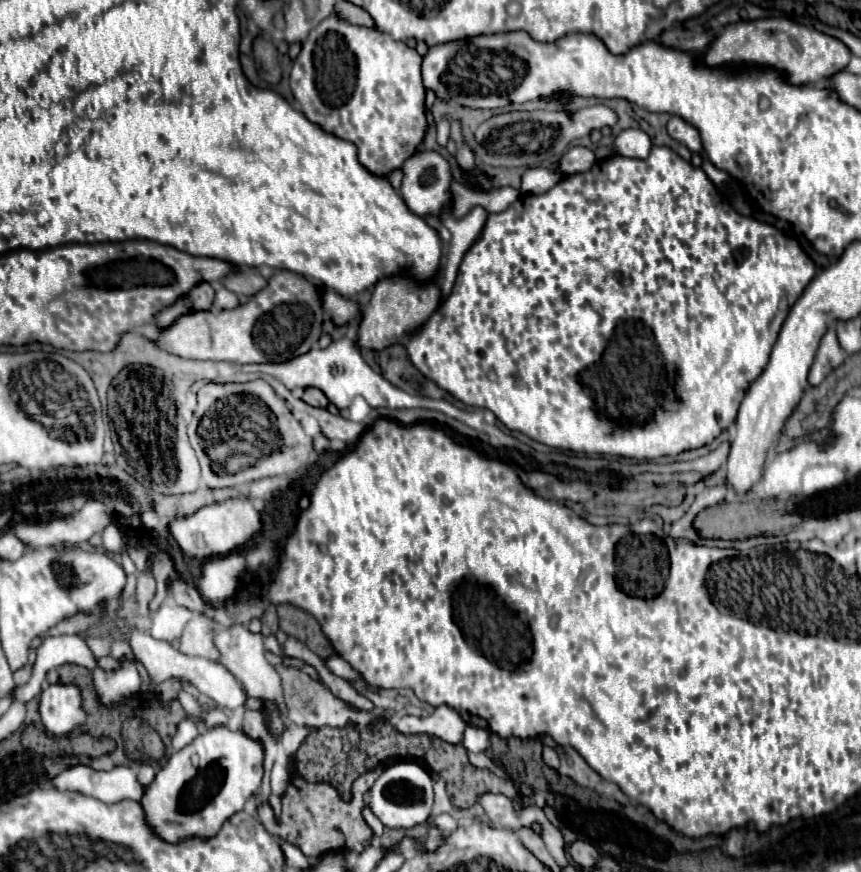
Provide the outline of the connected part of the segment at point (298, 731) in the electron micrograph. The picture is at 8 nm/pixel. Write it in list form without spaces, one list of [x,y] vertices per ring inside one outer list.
[[[286,724],[282,732],[282,748],[286,756],[292,756],[296,748],[304,742],[304,738],[310,734],[308,726],[296,726],[296,724]]]

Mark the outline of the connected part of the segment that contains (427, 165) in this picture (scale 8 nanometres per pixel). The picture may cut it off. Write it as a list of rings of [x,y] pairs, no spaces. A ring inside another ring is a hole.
[[[418,152],[408,158],[402,166],[402,198],[406,206],[418,214],[440,214],[448,198],[450,186],[450,164],[438,152]]]

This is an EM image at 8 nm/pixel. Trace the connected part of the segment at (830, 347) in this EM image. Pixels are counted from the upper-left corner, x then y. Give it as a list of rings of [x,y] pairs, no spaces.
[[[828,328],[826,334],[822,336],[822,340],[820,340],[814,364],[812,364],[810,374],[808,374],[808,382],[812,386],[820,386],[822,380],[832,370],[836,370],[838,366],[842,366],[842,362],[844,362],[844,350],[838,346],[838,338],[836,338],[834,328]]]

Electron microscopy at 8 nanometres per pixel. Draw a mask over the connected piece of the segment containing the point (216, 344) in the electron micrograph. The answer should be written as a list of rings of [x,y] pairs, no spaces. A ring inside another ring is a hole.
[[[276,272],[268,278],[268,286],[248,304],[222,312],[188,312],[172,326],[162,328],[154,344],[174,356],[214,362],[286,362],[306,354],[322,334],[324,310],[312,280],[292,272]]]

